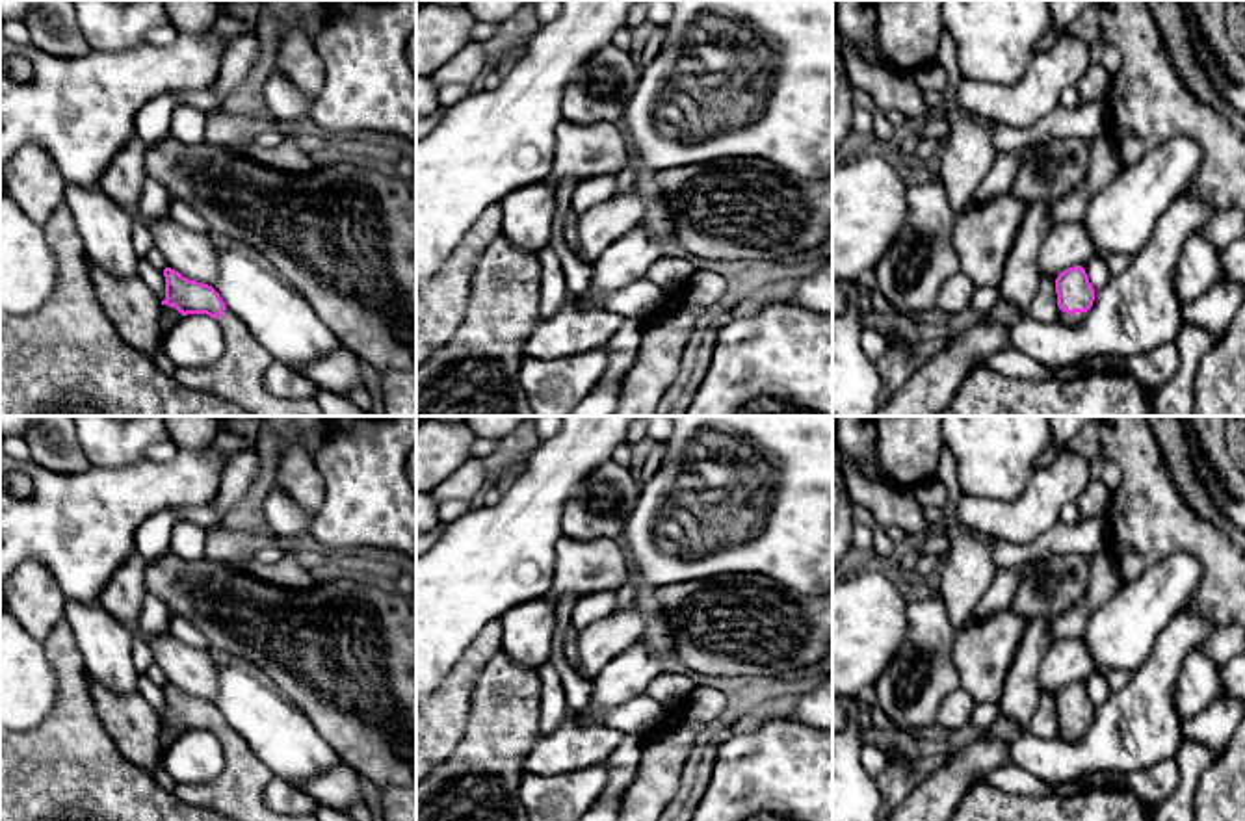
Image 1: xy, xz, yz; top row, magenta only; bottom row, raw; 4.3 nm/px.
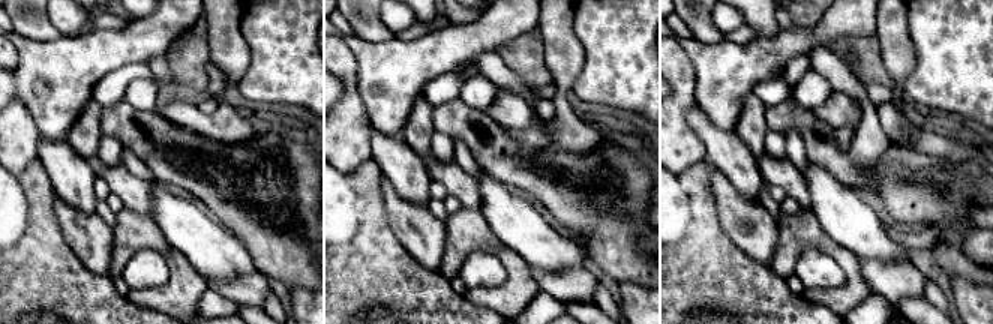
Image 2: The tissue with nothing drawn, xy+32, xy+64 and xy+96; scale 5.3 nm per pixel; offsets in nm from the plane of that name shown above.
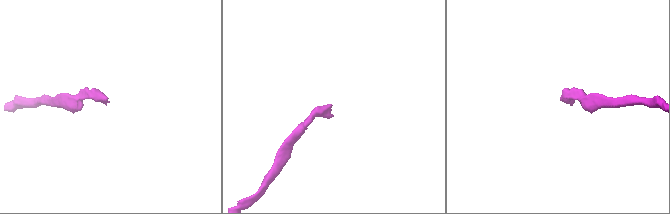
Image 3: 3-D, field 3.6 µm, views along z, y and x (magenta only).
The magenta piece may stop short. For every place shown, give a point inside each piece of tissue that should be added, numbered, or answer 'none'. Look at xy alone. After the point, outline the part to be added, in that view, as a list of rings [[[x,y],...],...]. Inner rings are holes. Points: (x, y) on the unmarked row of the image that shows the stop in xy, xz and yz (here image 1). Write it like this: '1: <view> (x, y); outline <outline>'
1: xy (170, 732); outline [[[162,721],[162,737],[160,737],[162,756],[182,734],[184,732],[177,724]]]
2: xy (238, 792); outline [[[229,724],[221,728],[217,739],[225,754],[221,776],[210,784],[177,784],[173,793],[182,802],[212,808],[236,821],[318,821],[314,814],[271,812],[262,791],[275,775]]]

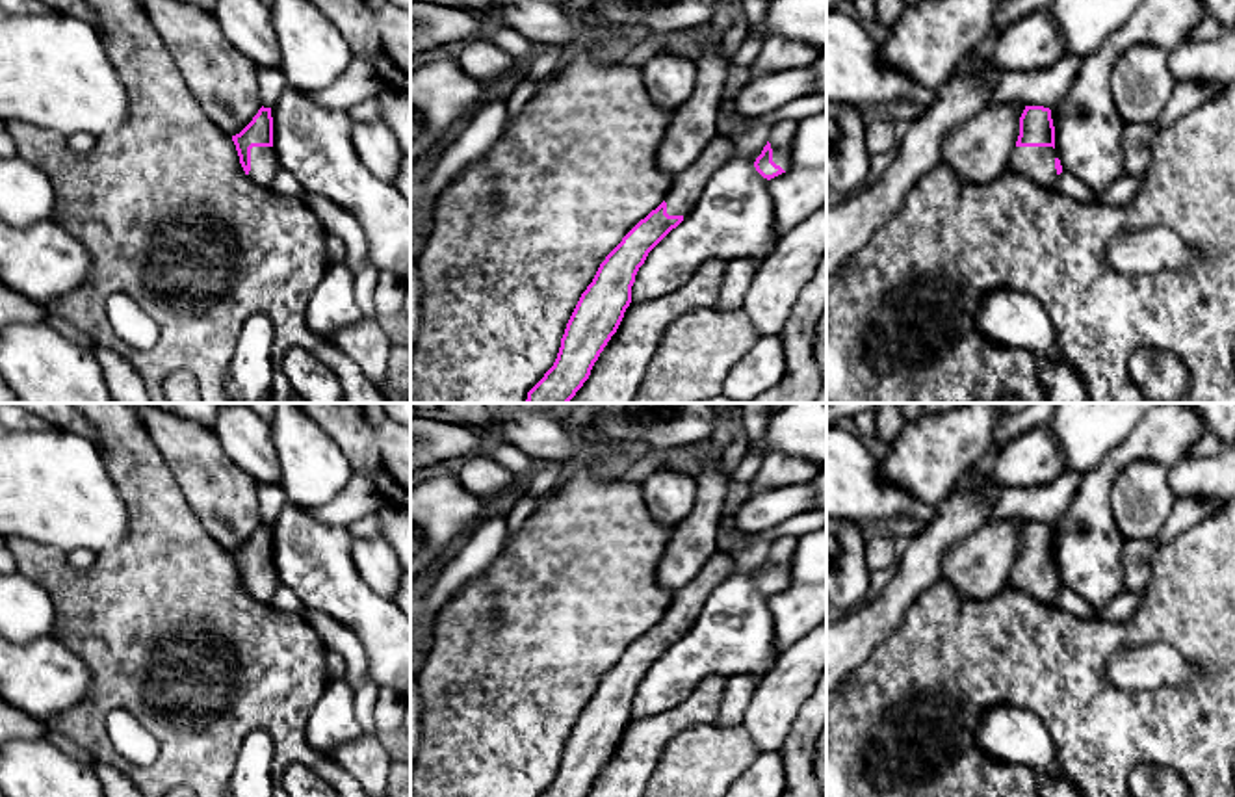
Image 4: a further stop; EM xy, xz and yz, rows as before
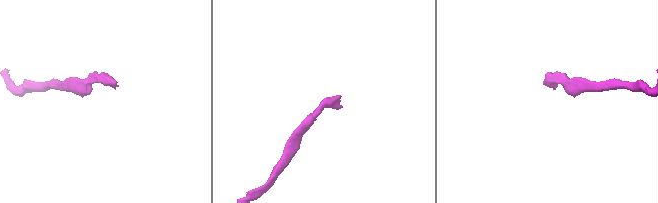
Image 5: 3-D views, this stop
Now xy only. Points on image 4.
1: xy (264, 580); outline [[[253,563],[251,565],[251,587],[249,593],[264,602],[271,604],[273,594],[280,585],[275,563]]]

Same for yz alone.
1: yz (1037, 578); outline [[[1014,563],[1005,587],[1027,591],[1044,604],[1051,604],[1057,594],[1057,568],[1053,563]]]

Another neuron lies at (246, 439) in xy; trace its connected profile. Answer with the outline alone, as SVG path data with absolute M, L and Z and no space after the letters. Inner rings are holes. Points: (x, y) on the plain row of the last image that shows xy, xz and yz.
M145 403L208 427L227 457L256 483L280 483L280 464L266 420L247 403Z

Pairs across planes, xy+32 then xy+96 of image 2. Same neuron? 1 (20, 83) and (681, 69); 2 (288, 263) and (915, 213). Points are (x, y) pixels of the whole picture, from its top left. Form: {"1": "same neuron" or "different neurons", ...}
{"1": "different neurons", "2": "same neuron"}

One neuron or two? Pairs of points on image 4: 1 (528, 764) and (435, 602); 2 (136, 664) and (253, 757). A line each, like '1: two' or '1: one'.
1: two
2: two

